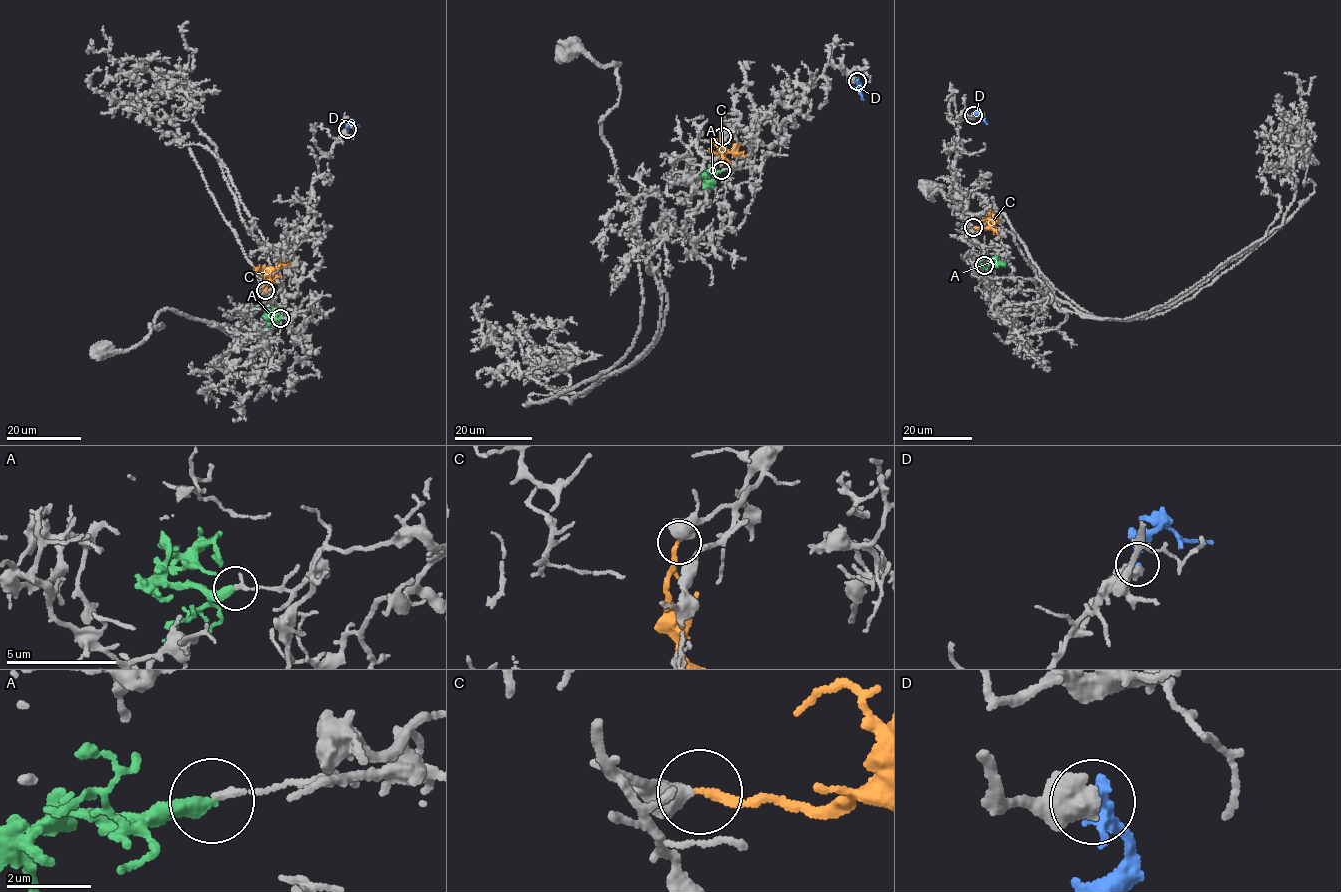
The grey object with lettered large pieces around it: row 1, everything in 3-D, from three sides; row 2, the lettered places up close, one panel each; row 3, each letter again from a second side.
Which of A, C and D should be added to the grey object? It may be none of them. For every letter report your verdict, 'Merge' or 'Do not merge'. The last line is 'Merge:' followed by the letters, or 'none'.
A: Do not merge
C: Merge
D: Do not merge
Merge: C

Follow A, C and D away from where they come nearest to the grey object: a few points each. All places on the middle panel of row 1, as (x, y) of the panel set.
A: (721, 170), (705, 174), (707, 182), (714, 181)
C: (722, 136), (720, 147), (745, 156)
D: (857, 81), (864, 100)

